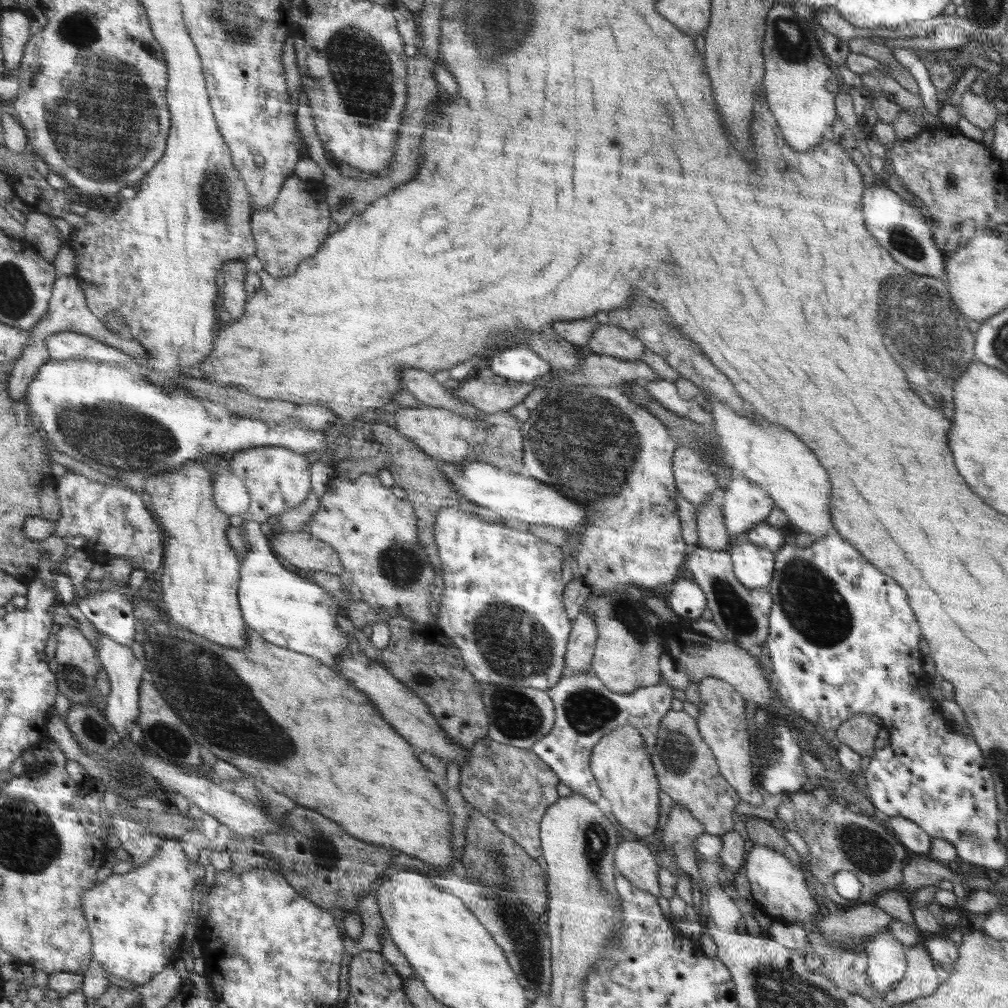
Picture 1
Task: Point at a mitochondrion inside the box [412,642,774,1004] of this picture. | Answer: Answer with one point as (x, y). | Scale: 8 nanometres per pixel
(520, 929)

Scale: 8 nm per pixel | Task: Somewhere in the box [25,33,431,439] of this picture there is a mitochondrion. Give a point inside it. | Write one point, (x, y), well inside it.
(106, 127)

